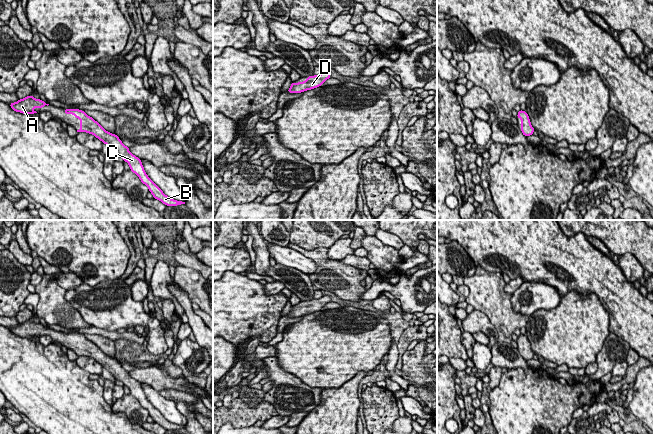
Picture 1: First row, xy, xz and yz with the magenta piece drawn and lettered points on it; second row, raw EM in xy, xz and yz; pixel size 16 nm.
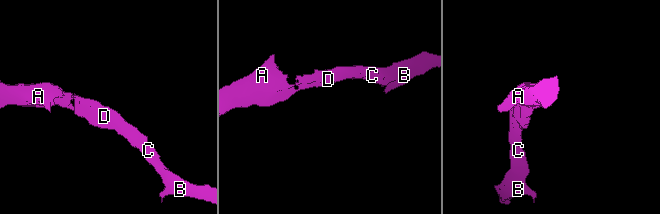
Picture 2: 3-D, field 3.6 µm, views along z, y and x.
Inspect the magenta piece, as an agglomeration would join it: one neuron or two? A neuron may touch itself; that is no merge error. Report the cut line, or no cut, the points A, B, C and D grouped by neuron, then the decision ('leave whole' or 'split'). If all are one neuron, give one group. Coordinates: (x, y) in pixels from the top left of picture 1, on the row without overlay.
no cut; A B C D; leave whole

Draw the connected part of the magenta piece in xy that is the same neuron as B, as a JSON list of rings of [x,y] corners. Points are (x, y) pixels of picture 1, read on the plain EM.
[[[64,333],[65,338],[73,338],[75,342],[80,343],[80,353],[77,356],[86,356],[94,359],[96,362],[106,368],[115,379],[121,381],[130,390],[130,394],[135,397],[141,406],[148,410],[149,416],[152,417],[154,423],[161,425],[166,430],[177,430],[185,428],[183,425],[177,425],[169,422],[163,415],[148,401],[141,383],[129,376],[116,358],[106,355],[97,345],[88,340],[83,334]]]

